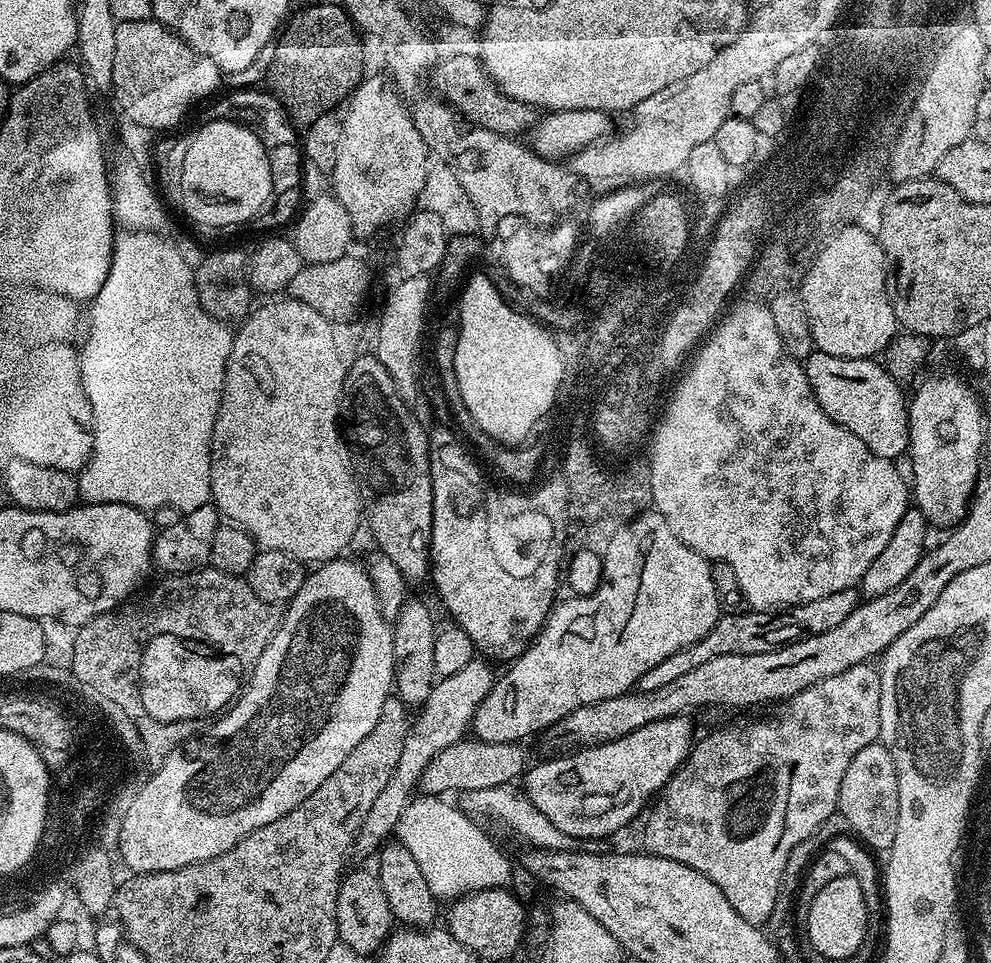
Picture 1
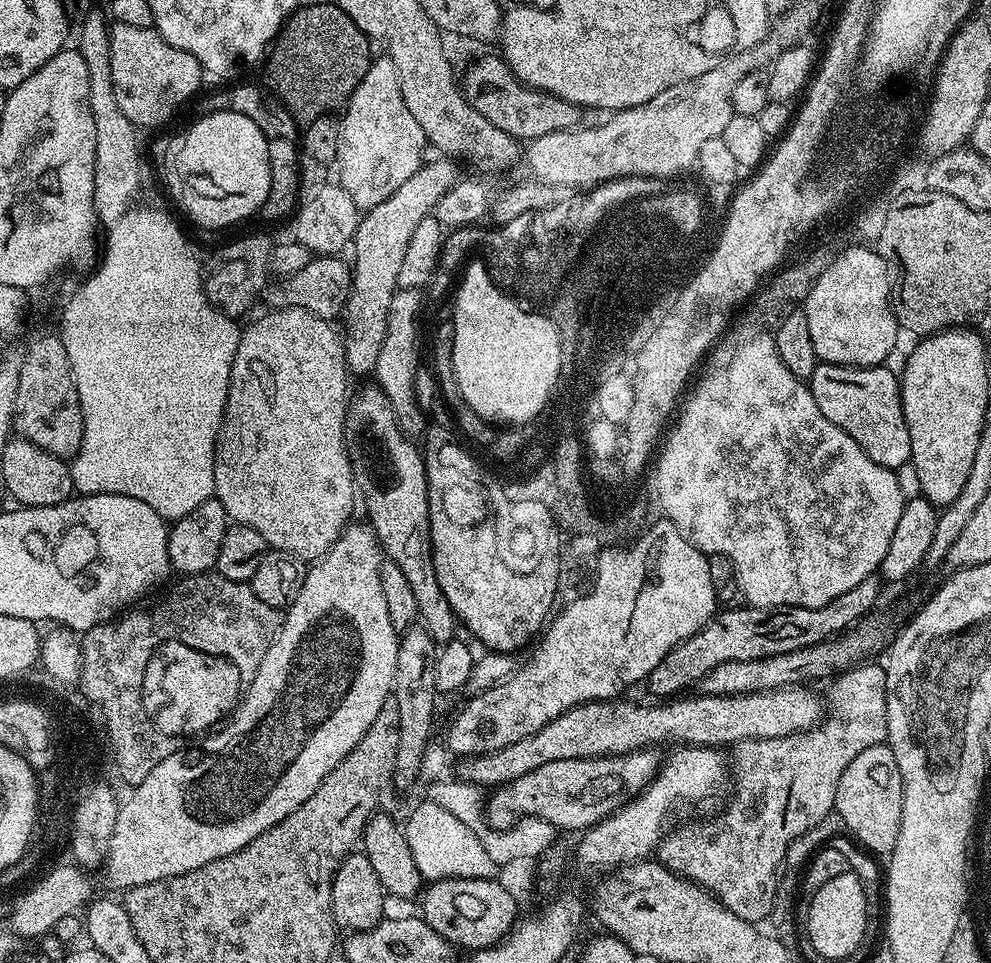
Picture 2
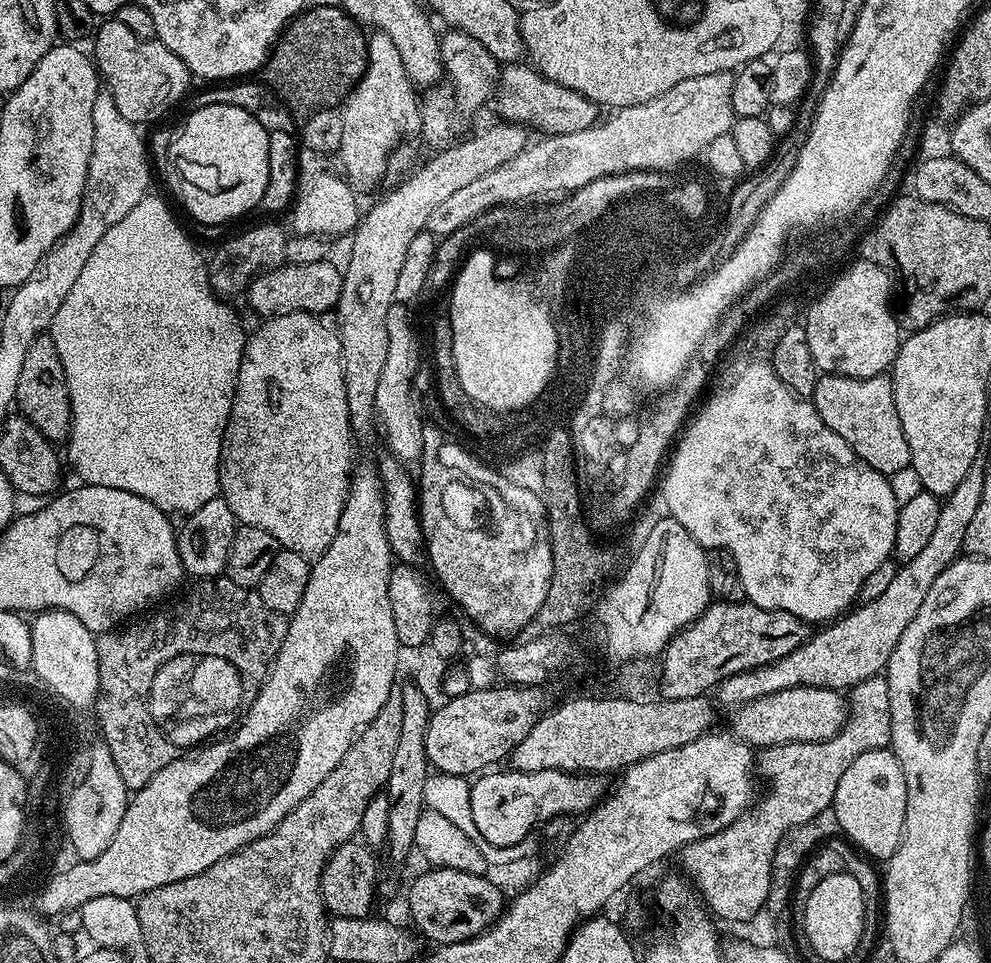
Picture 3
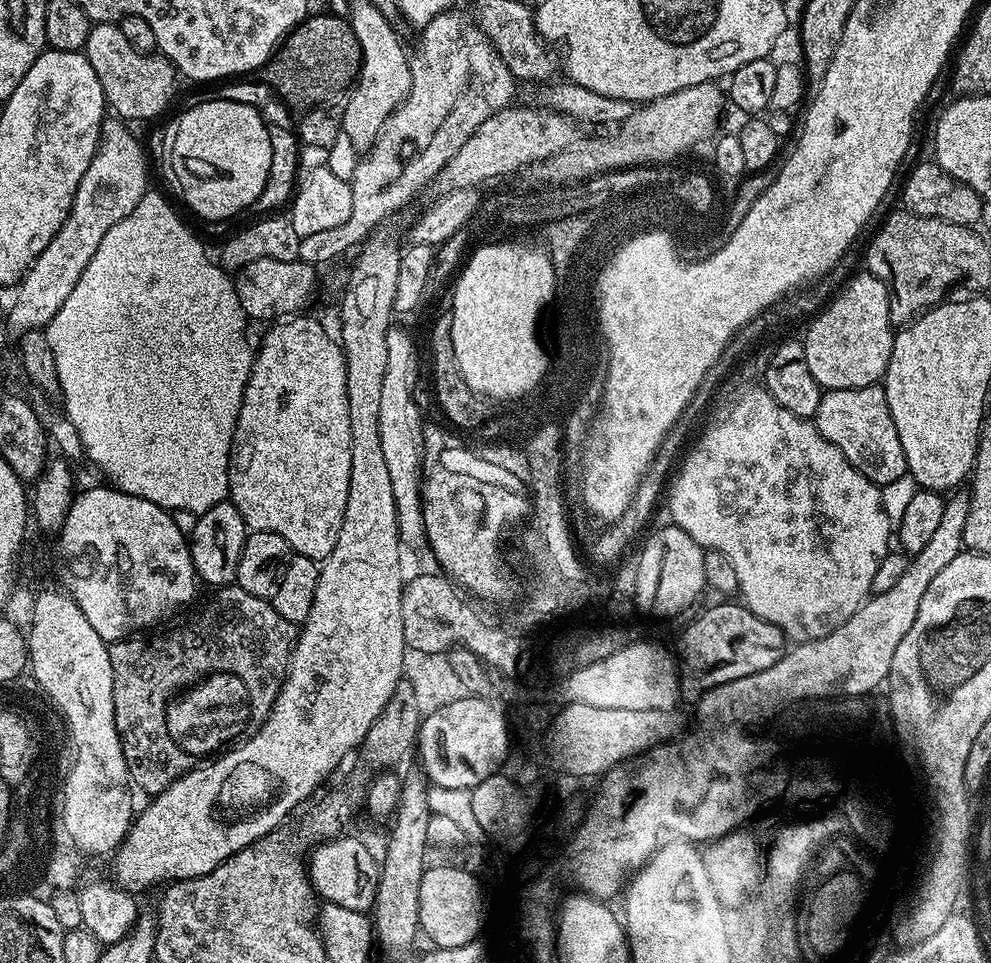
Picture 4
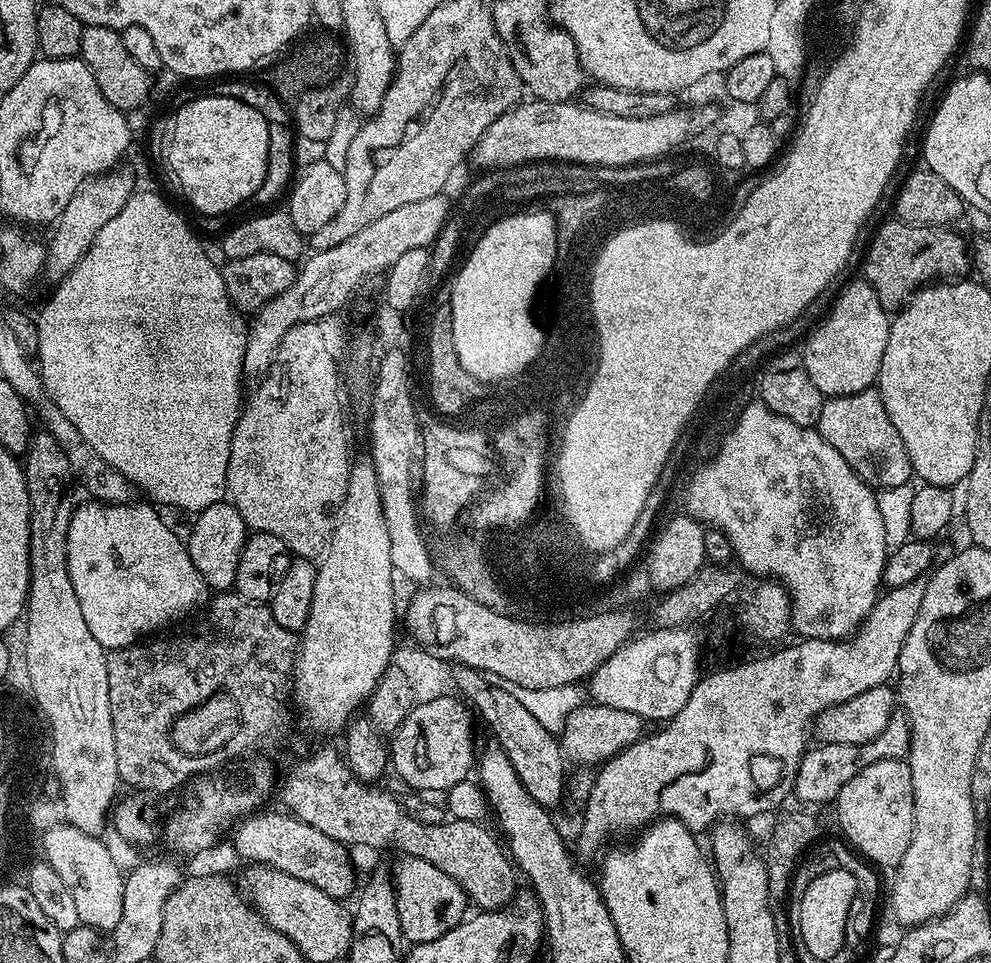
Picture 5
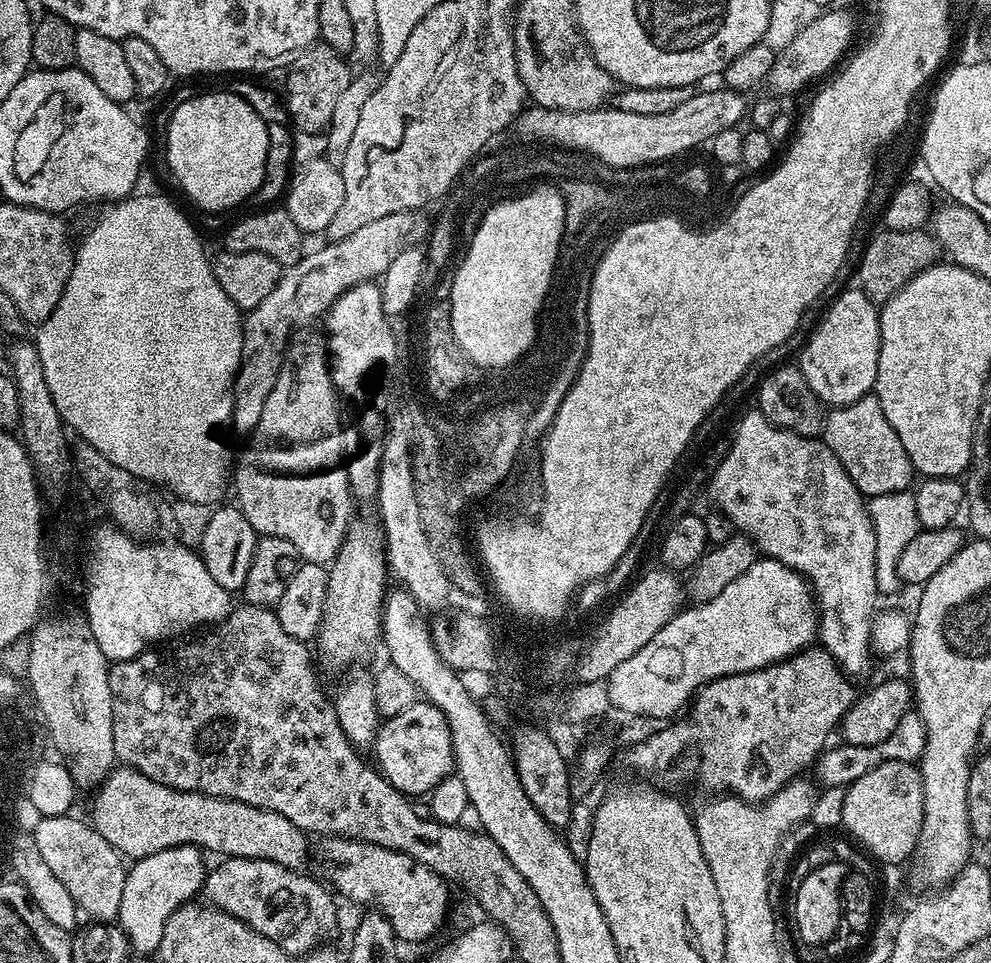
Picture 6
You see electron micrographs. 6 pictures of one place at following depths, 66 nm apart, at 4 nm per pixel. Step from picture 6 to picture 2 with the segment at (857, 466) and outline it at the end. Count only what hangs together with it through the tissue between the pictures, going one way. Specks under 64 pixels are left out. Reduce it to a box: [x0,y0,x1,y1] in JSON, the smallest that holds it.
[810,363,912,469]

